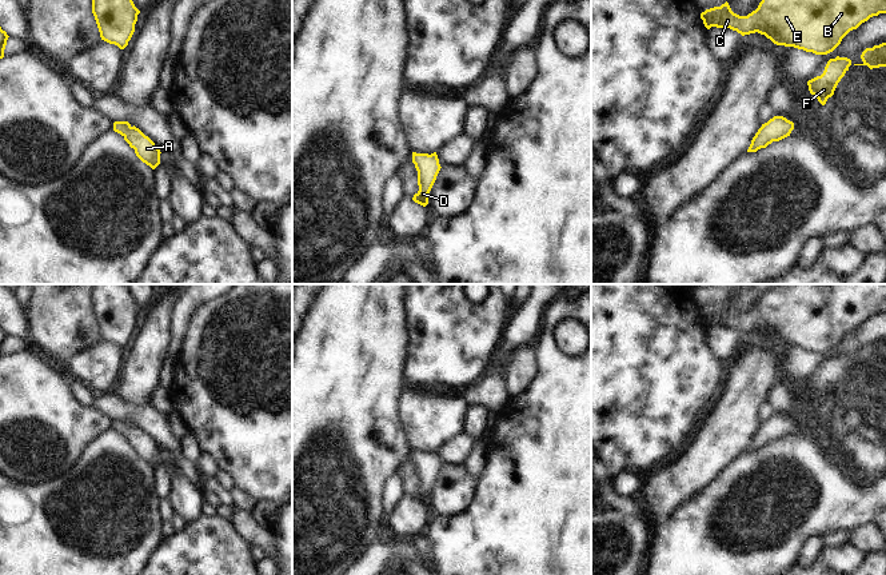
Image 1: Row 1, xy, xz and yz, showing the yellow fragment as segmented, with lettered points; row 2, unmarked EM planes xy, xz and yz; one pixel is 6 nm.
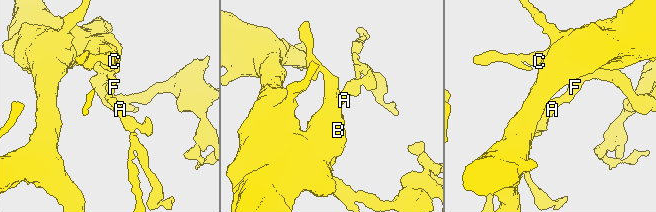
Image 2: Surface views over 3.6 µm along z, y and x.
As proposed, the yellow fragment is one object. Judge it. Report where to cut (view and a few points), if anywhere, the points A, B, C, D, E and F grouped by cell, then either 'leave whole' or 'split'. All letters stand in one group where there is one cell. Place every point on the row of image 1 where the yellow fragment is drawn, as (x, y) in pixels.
no cut | A B C D E F | leave whole

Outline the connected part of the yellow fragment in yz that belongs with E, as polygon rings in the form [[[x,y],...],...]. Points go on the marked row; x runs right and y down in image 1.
[[[762,0],[747,16],[734,13],[726,1],[721,7],[702,12],[701,19],[707,29],[730,28],[742,36],[758,32],[777,45],[827,55],[850,31],[879,13],[886,13],[886,0]]]

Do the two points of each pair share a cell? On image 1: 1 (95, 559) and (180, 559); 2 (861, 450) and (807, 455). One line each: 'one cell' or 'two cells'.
1: two cells
2: two cells

